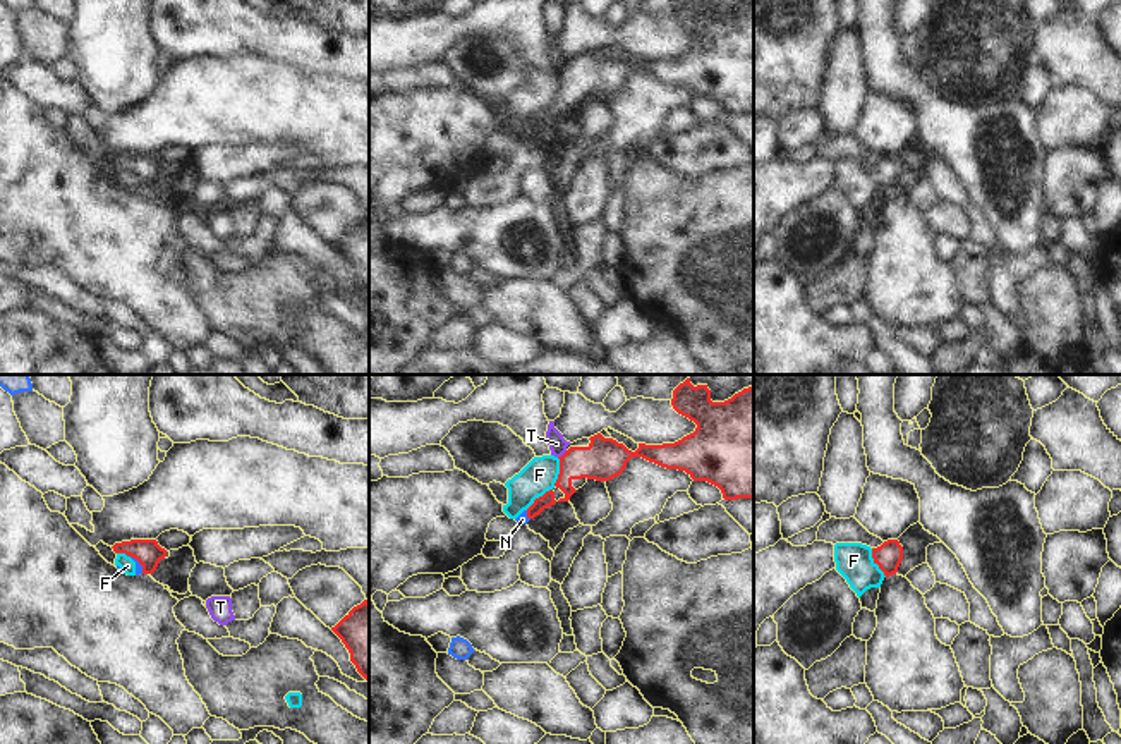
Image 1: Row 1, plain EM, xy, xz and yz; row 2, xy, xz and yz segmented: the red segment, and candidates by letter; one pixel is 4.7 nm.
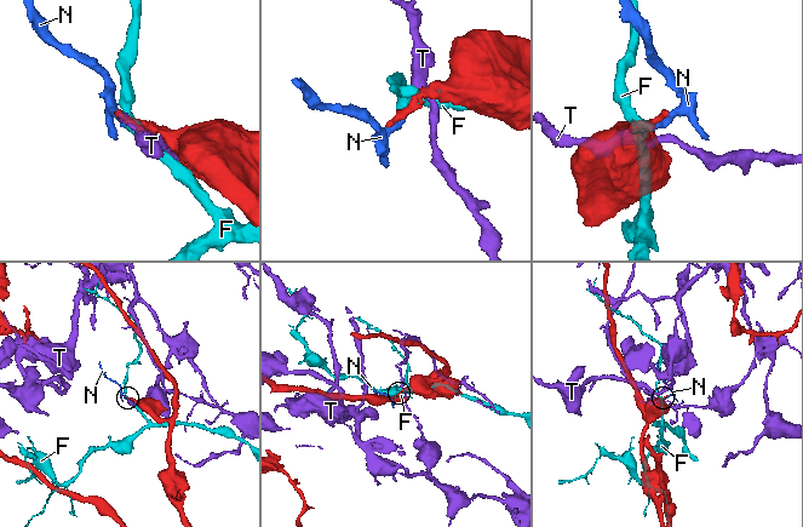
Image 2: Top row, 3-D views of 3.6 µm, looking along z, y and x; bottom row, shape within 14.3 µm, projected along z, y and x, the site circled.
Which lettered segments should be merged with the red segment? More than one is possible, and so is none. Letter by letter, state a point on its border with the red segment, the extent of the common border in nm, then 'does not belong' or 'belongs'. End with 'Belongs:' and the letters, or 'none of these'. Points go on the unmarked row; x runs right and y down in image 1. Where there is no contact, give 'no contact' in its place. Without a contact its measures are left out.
F: contact yz (874, 177); length 150 nm; does not belong
N: contact xy (138, 176); length 120 nm; does not belong
T: contact xz (563, 69); length 60 nm; does not belong
Belongs: none of these

